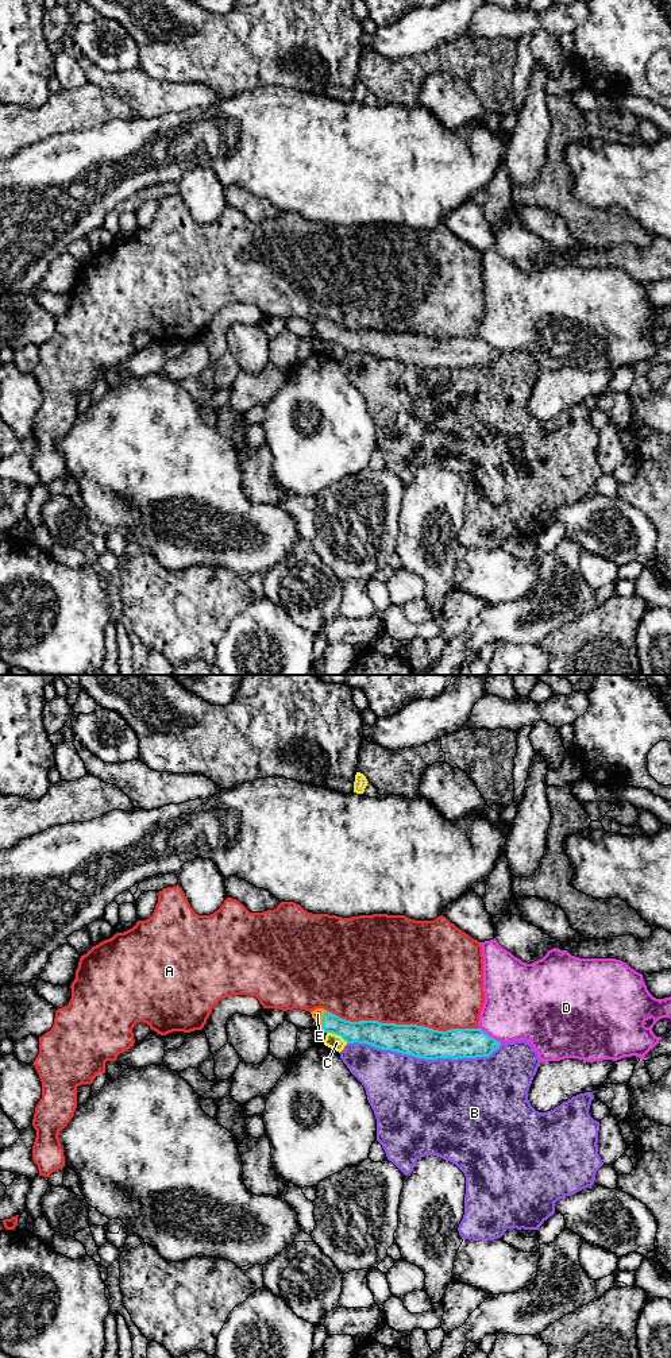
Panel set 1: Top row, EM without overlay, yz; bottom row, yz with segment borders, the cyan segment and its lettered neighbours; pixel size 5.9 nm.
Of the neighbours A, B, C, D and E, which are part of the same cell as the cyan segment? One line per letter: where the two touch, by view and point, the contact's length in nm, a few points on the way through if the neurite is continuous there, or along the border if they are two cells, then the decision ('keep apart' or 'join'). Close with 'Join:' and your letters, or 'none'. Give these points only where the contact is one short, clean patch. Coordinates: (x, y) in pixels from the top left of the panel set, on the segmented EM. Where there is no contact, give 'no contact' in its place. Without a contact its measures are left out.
A: meets cyan in yz at (403, 1025); contact 900 nm long; keep apart
B: meets cyan in yz at (424, 1057); contact 900 nm long; keep apart
C: meets cyan in yz at (338, 1034); contact 140 nm long; border along yz (327, 1031), (339, 1034), (347, 1042); keep apart
D: meets cyan in yz at (488, 1036); contact 170 nm long; keep apart
E: meets cyan in yz at (323, 1021); contact 130 nm long; runs through yz (363, 1031), (349, 1031), (323, 1021), (317, 1014); join
Join: E

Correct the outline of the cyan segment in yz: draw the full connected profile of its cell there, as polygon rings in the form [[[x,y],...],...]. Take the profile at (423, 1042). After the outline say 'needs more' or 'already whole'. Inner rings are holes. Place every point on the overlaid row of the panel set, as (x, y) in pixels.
[[[324,1008],[311,1014],[321,1031],[340,1035],[347,1043],[367,1043],[425,1060],[489,1057],[501,1045],[481,1029],[439,1031],[417,1025],[350,1022]]]; needs more

